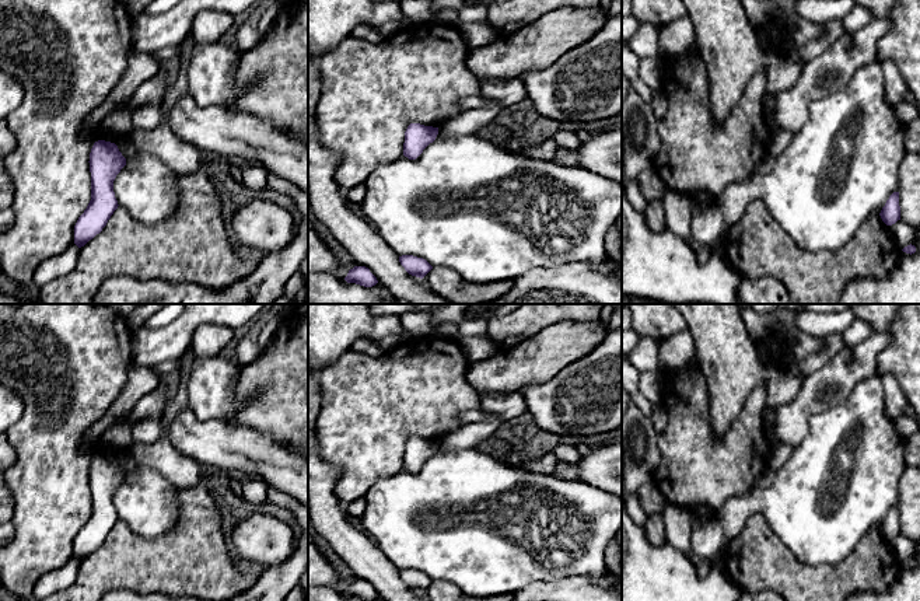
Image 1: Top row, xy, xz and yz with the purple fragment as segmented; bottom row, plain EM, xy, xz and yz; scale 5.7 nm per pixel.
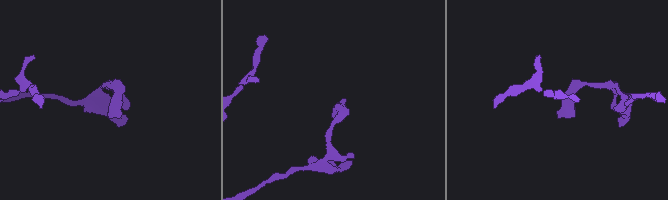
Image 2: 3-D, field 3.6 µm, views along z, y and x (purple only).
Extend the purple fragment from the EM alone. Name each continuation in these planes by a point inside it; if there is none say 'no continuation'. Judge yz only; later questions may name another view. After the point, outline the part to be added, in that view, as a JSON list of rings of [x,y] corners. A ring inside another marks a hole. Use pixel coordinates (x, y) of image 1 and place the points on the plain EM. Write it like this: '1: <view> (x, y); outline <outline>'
no continuation

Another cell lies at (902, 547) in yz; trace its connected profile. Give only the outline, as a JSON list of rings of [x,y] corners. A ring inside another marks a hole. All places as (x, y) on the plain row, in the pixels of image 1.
[[[898,534],[895,538],[888,539],[888,542],[899,562],[903,563],[905,560],[912,558],[914,544],[903,534]]]

